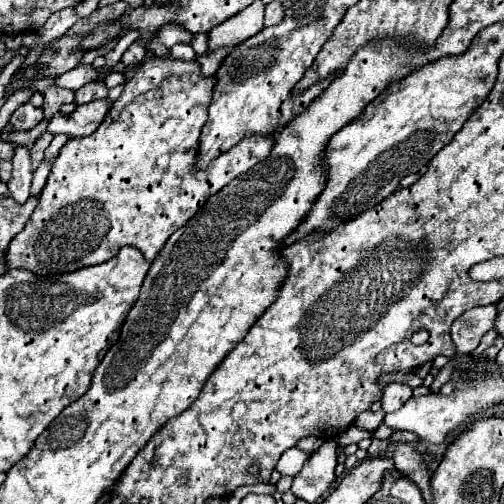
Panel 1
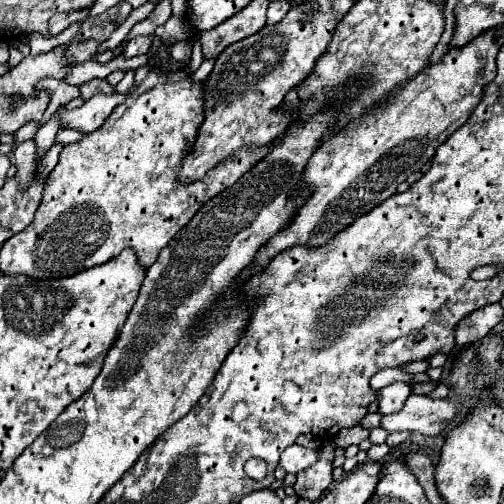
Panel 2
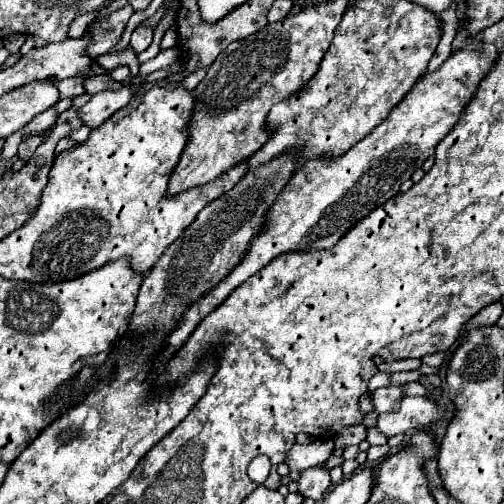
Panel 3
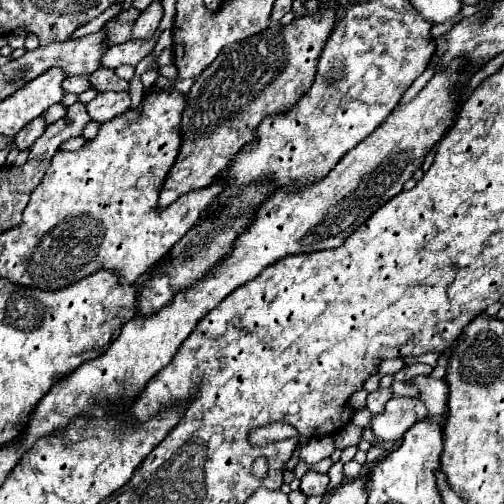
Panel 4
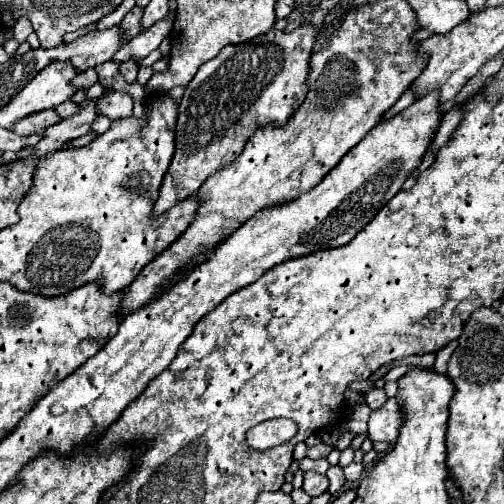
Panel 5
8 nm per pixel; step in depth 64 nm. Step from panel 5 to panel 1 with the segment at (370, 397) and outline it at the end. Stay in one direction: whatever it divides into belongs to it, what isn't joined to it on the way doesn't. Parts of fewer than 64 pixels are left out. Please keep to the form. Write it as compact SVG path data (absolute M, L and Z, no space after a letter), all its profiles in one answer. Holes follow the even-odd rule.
M388 384L382 396L382 410L396 412L412 398L412 388L408 384Z

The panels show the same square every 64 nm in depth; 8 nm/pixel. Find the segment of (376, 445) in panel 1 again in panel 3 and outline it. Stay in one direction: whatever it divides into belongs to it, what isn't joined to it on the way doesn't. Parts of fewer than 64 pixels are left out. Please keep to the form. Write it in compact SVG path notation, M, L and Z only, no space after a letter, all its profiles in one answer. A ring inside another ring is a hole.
M384 444L384 446L370 446L370 450L368 450L368 462L376 464L378 460L386 458L388 452L390 452L390 446L388 444Z

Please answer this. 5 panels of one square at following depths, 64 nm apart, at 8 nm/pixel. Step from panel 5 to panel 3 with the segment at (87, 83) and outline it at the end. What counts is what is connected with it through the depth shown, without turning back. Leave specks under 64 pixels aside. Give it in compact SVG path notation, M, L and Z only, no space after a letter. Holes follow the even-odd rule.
M74 76L74 78L66 78L66 80L58 80L56 88L60 92L60 100L62 98L76 98L76 96L84 94L84 78Z

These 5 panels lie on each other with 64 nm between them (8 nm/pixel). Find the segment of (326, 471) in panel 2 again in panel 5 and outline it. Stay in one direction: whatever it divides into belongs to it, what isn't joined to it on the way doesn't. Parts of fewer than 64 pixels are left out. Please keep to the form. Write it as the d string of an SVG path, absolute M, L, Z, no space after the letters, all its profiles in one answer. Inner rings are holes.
M306 472L302 490L310 496L320 496L328 490L328 478L322 476L322 474L316 474L316 472Z

